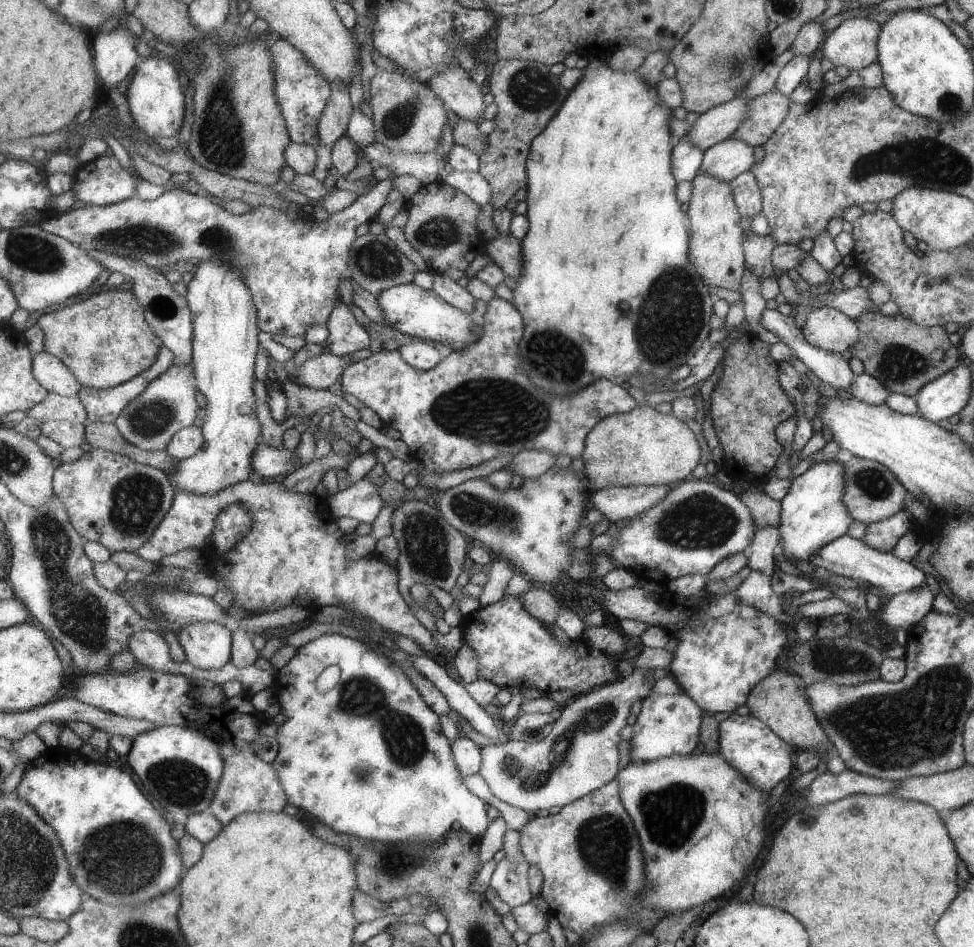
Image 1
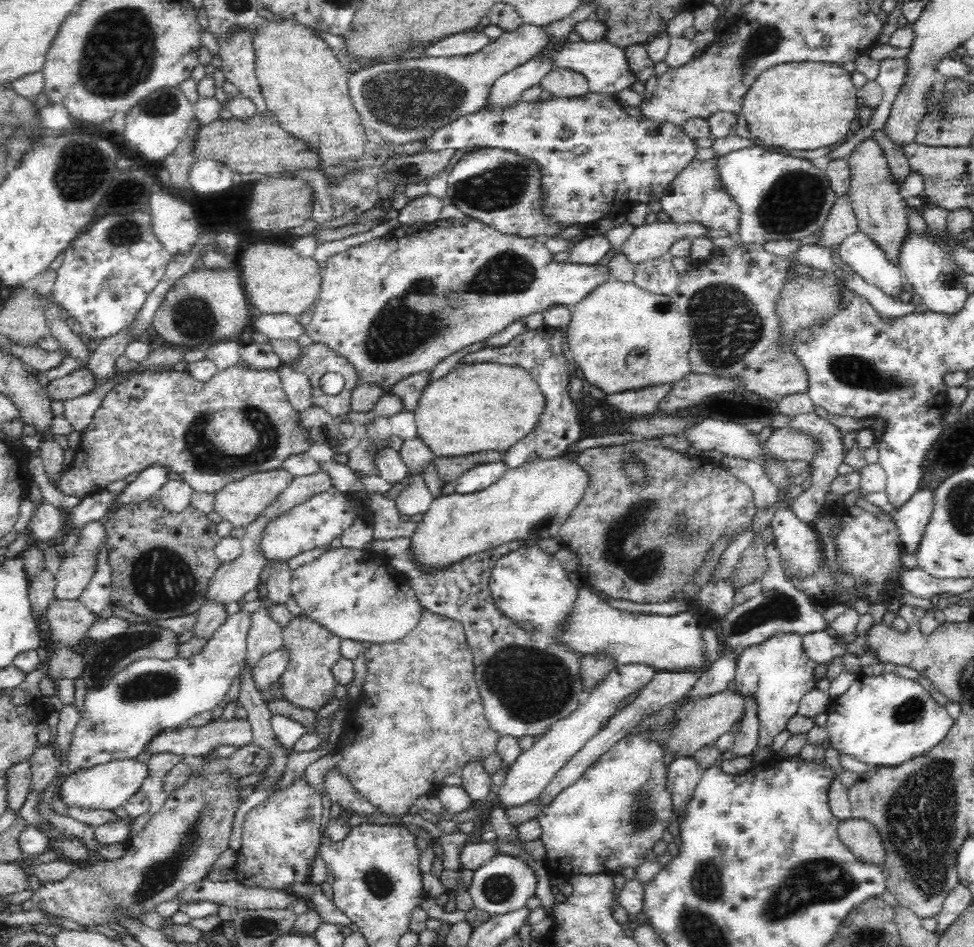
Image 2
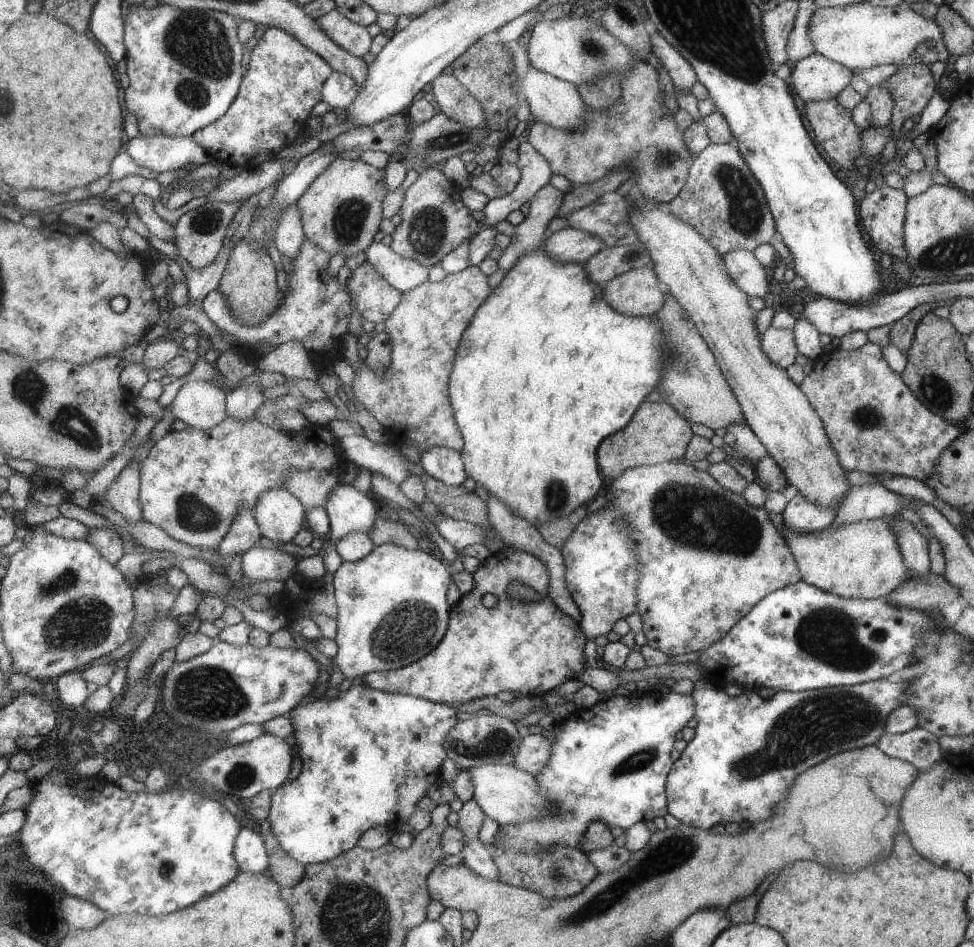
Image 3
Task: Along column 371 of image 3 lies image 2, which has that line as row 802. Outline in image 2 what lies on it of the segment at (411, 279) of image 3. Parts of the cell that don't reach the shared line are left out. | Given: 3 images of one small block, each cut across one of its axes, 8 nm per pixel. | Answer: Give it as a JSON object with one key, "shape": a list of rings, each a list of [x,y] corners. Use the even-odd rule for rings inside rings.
{"shape":[[[244,658],[244,666],[242,666],[242,670],[240,670],[240,674],[238,674],[238,678],[240,678],[240,706],[244,706],[244,708],[248,710],[248,720],[250,720],[252,730],[254,730],[252,744],[264,748],[264,750],[270,754],[270,758],[274,760],[274,764],[268,766],[268,770],[266,770],[266,780],[264,780],[262,784],[254,786],[254,792],[246,798],[246,802],[244,802],[244,804],[240,806],[240,810],[236,810],[236,814],[234,814],[234,824],[232,824],[232,832],[230,832],[230,842],[228,842],[228,844],[230,844],[236,852],[242,848],[242,834],[244,834],[244,820],[246,820],[246,814],[248,814],[252,808],[256,808],[258,804],[262,804],[270,794],[276,792],[276,790],[274,790],[274,784],[276,784],[276,782],[282,778],[282,774],[286,772],[288,760],[290,760],[290,752],[284,750],[282,744],[276,740],[276,734],[274,734],[274,728],[272,728],[272,712],[270,712],[270,708],[268,708],[268,700],[262,700],[262,694],[256,690],[256,684],[254,684],[252,674],[254,674],[254,670],[248,666],[248,662],[246,662],[246,658]]]}

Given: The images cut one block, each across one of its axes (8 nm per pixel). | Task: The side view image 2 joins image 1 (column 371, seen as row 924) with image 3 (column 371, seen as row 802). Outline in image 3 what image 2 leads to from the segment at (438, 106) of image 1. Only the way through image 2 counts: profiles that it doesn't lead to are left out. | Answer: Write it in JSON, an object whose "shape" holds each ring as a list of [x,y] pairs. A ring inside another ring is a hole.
{"shape":[[[337,158],[297,202],[307,240],[313,240],[315,246],[321,246],[331,254],[345,254],[347,258],[361,250],[365,252],[381,230],[385,220],[385,200],[389,194],[391,190],[385,182],[385,170],[361,158]]]}

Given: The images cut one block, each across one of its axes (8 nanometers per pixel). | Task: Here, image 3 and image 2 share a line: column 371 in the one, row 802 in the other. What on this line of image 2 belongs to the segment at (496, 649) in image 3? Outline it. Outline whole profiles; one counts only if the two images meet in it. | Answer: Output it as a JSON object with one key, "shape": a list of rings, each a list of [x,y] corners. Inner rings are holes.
{"shape":[[[676,758],[666,770],[666,786],[672,792],[674,814],[682,814],[686,804],[692,800],[696,786],[702,780],[702,768],[694,762],[694,758]]]}

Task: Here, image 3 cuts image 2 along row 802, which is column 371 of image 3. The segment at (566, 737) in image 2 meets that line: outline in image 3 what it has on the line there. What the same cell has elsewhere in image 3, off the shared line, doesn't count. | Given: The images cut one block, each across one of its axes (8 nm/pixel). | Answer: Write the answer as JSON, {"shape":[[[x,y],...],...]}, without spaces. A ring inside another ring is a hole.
{"shape":[[[339,484],[339,486],[335,486],[335,490],[333,490],[333,494],[331,494],[331,500],[329,500],[329,504],[327,504],[327,510],[329,510],[329,516],[331,516],[331,534],[329,534],[329,538],[325,540],[325,546],[321,548],[321,552],[317,554],[317,556],[311,556],[311,558],[303,558],[301,562],[297,562],[299,566],[297,566],[297,570],[299,570],[299,574],[301,574],[301,578],[303,580],[319,580],[319,578],[323,578],[325,576],[325,564],[323,564],[323,556],[329,552],[329,548],[337,548],[339,546],[339,540],[341,538],[345,538],[345,536],[349,536],[349,534],[353,534],[353,532],[367,532],[367,534],[371,534],[371,530],[373,530],[373,526],[375,526],[375,522],[377,522],[377,512],[379,512],[379,500],[373,496],[373,494],[363,494],[363,492],[359,492],[359,490],[355,490],[353,486],[349,486],[349,484]]]}

